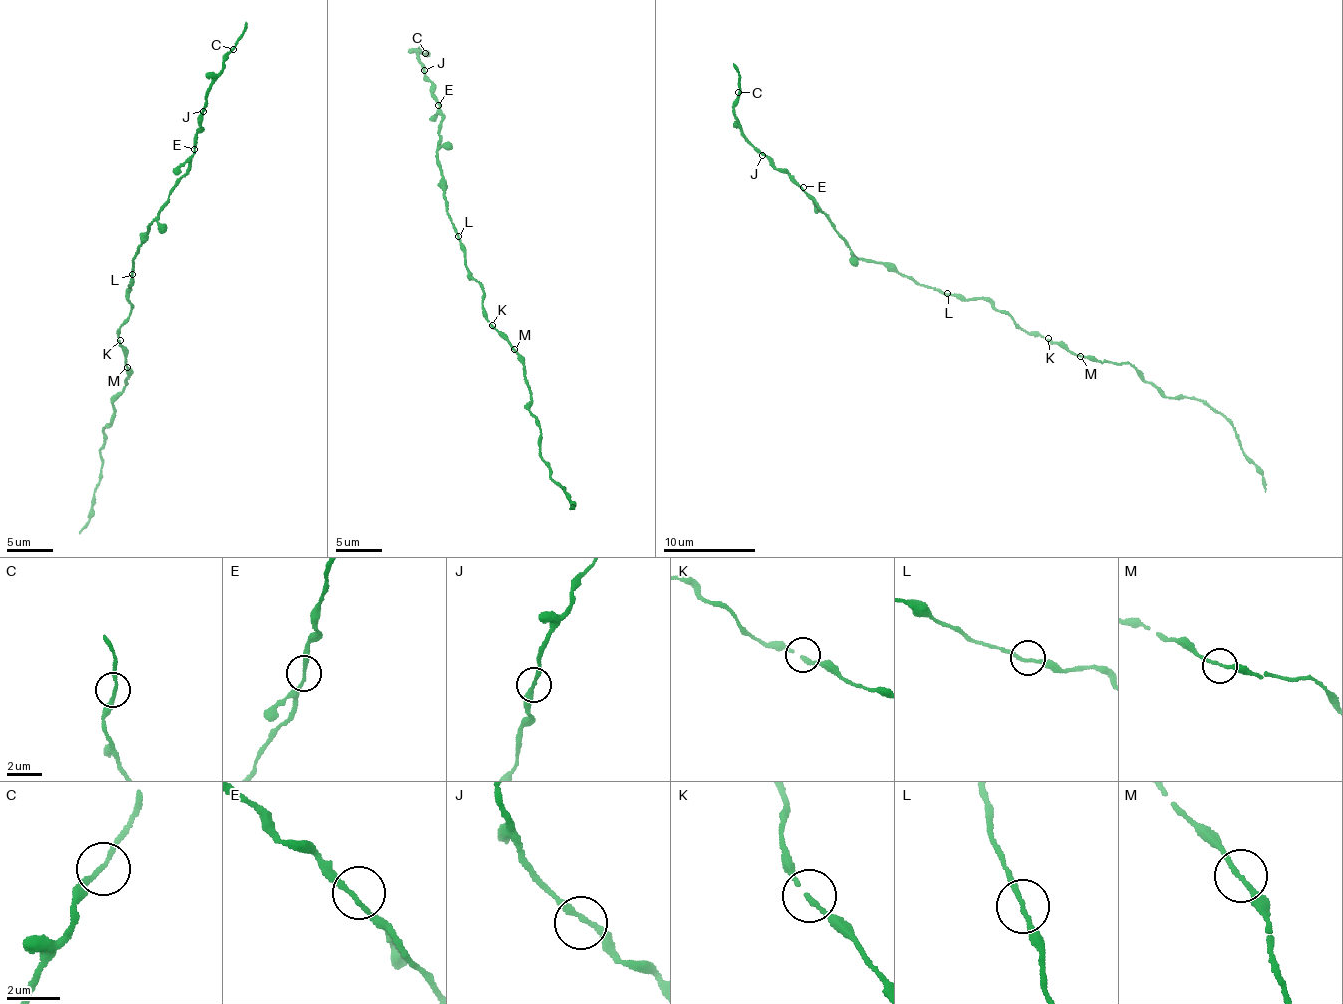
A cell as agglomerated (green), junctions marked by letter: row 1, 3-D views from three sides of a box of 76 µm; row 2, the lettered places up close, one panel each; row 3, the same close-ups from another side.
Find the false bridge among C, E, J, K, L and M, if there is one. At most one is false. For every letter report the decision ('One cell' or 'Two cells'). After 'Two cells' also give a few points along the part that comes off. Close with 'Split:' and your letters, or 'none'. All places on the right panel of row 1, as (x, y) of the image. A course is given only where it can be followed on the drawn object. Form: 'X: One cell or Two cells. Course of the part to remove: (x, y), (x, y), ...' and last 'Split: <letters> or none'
C: One cell
E: One cell
J: One cell
K: One cell
L: One cell
M: One cell
Split: none

